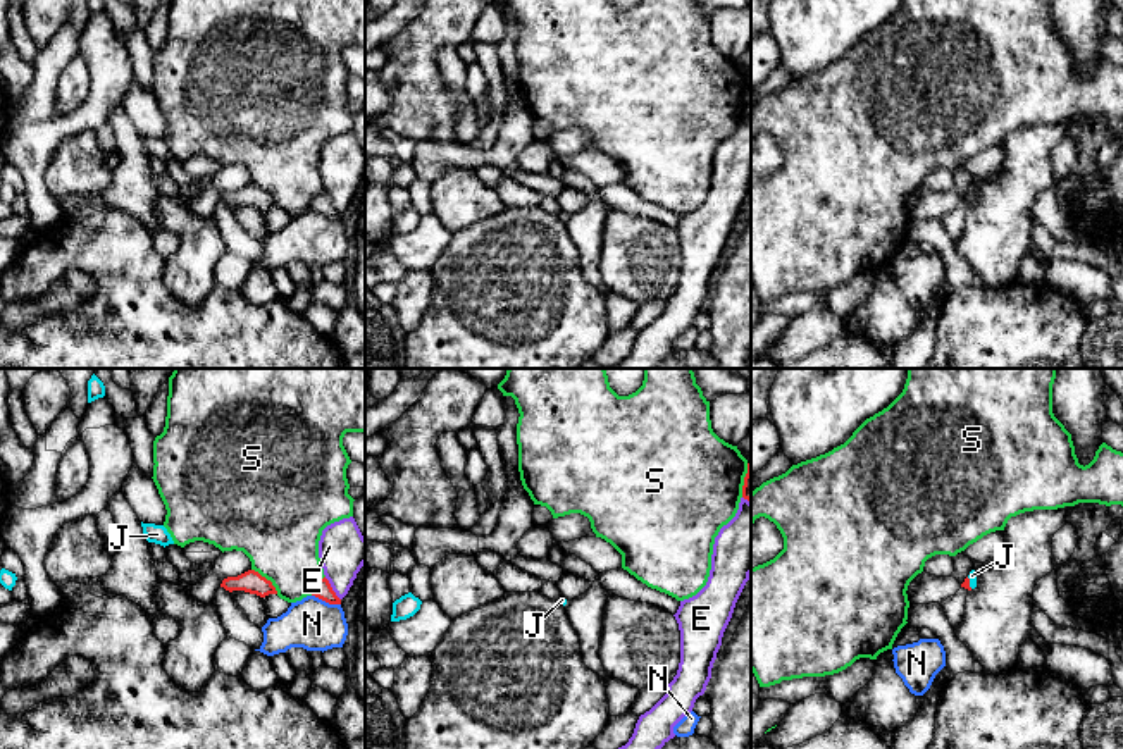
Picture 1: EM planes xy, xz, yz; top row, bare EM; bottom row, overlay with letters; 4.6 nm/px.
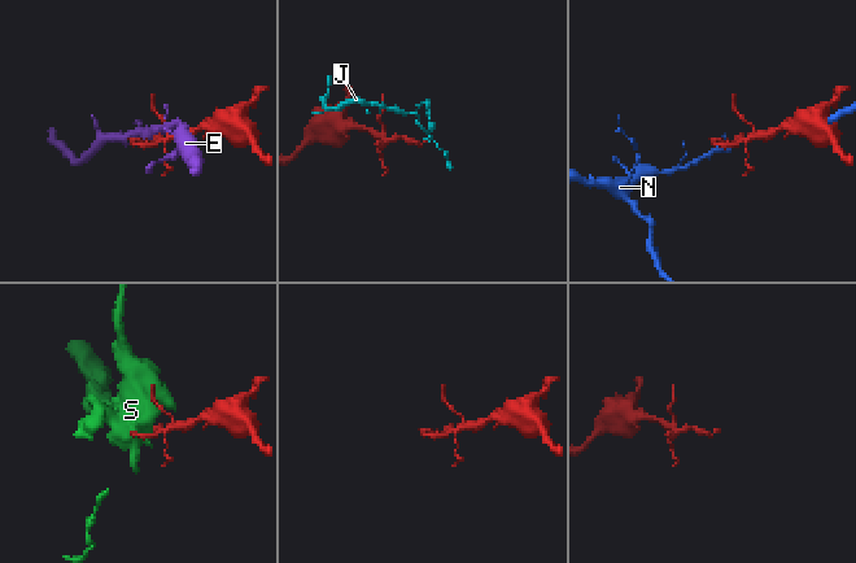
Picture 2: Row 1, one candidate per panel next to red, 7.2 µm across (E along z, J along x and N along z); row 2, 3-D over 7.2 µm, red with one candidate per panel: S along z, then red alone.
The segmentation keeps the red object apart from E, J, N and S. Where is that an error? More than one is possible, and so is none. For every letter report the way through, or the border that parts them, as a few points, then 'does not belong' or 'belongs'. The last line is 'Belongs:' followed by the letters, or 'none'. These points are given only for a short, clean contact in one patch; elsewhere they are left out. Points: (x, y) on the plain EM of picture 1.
E: does not belong
J: does not belong
N: along xy (312, 209), (340, 219) | does not belong
S: does not belong
Belongs: none

